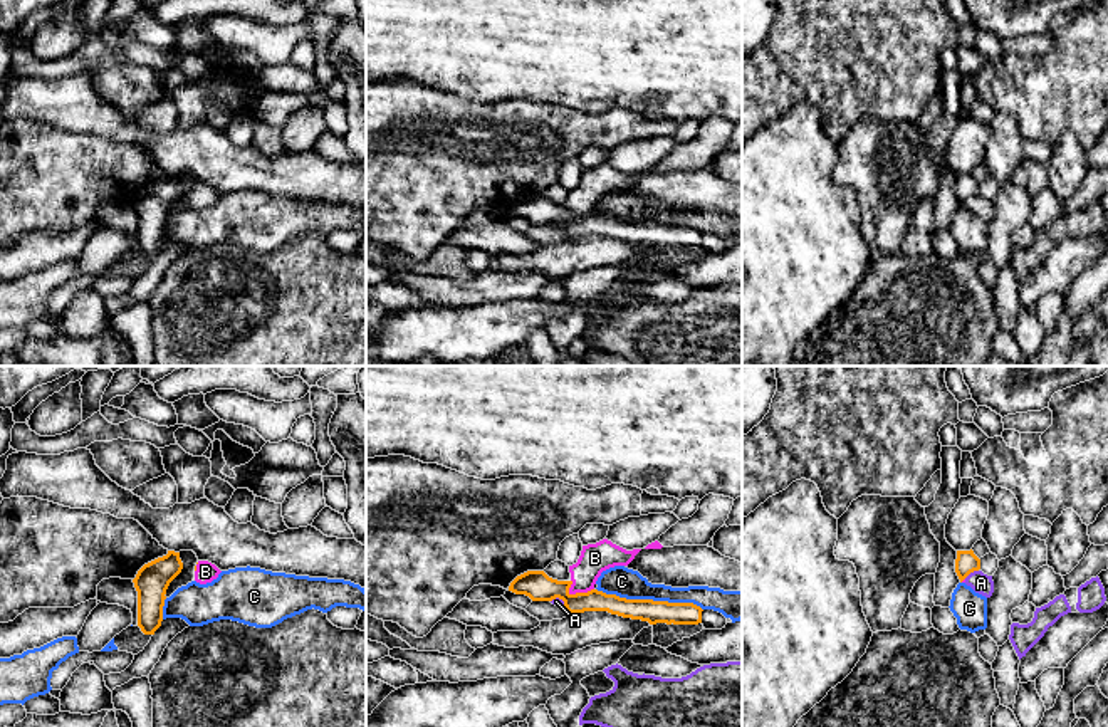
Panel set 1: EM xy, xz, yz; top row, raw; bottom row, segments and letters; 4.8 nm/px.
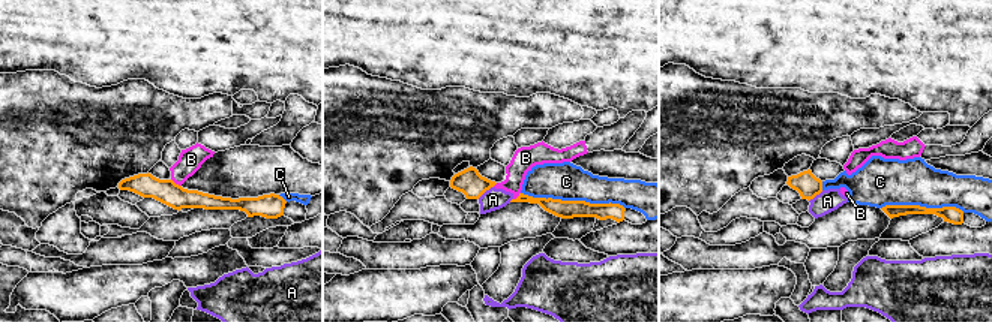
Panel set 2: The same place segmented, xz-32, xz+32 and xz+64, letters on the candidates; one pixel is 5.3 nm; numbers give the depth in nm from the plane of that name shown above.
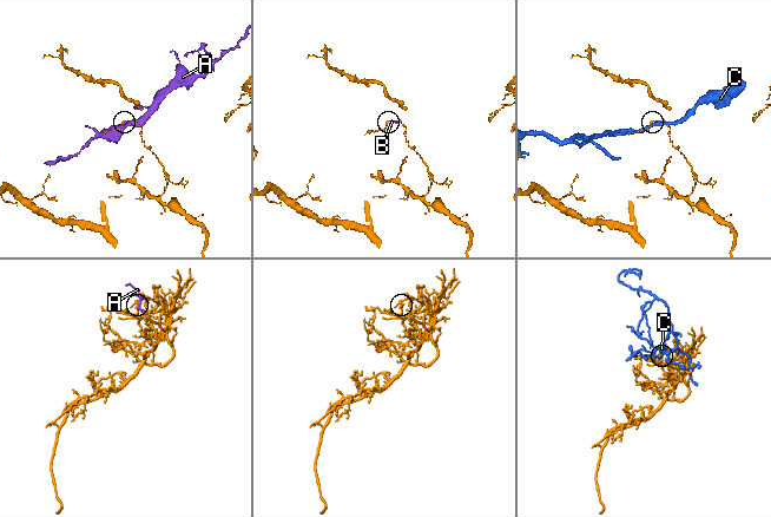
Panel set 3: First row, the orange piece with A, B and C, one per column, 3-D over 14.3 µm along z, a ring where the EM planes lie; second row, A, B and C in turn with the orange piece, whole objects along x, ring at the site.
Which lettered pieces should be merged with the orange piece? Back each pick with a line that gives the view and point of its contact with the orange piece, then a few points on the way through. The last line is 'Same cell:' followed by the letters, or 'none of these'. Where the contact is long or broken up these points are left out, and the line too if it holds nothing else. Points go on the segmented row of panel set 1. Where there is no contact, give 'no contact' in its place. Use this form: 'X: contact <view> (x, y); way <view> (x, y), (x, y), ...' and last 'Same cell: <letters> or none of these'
Same cell: none of these

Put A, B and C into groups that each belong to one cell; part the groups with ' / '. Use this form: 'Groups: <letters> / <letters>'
Groups: A B / C

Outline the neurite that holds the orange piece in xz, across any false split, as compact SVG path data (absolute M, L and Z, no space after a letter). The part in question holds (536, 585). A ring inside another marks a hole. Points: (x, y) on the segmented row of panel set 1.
M527 571L510 583L509 591L525 594L532 601L552 601L559 598L569 613L608 611L623 618L648 621L650 625L702 623L703 609L693 603L626 599L598 589L571 594L571 584L572 581L552 579L544 571Z

